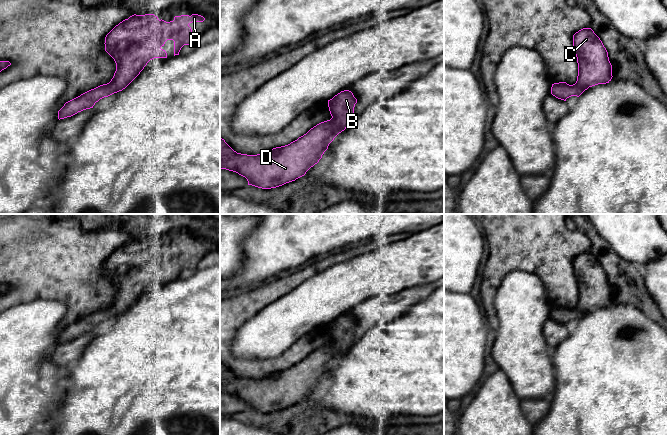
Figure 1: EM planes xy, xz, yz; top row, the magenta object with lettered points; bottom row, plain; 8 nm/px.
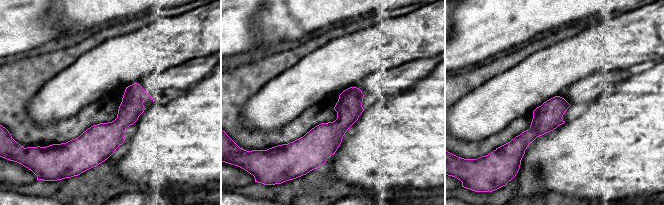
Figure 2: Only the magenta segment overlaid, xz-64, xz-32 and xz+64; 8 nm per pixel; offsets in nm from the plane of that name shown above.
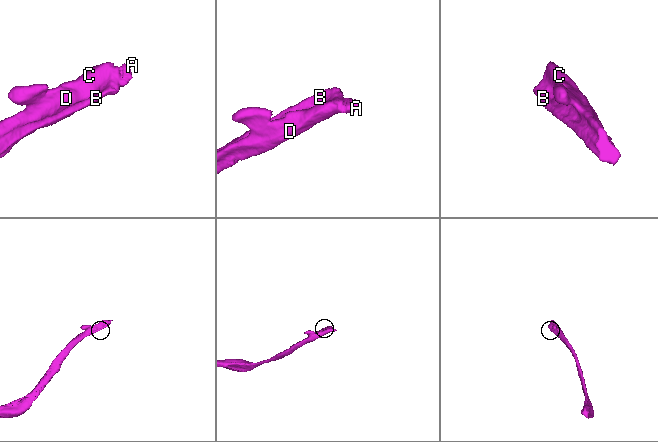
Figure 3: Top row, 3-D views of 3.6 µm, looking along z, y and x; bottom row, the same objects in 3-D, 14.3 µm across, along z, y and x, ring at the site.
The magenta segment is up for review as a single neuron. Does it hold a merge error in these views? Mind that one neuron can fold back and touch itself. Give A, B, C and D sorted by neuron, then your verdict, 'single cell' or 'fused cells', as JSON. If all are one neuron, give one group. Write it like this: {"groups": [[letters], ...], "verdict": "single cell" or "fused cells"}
{"groups": [["A", "B", "C", "D"]], "verdict": "single cell"}

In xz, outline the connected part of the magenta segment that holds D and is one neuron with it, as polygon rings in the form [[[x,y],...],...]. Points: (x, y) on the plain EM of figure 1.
[[[344,314],[328,324],[332,342],[311,352],[288,369],[257,379],[234,375],[220,361],[220,392],[245,401],[248,409],[271,413],[295,405],[319,386],[329,368],[355,343],[357,323]]]

